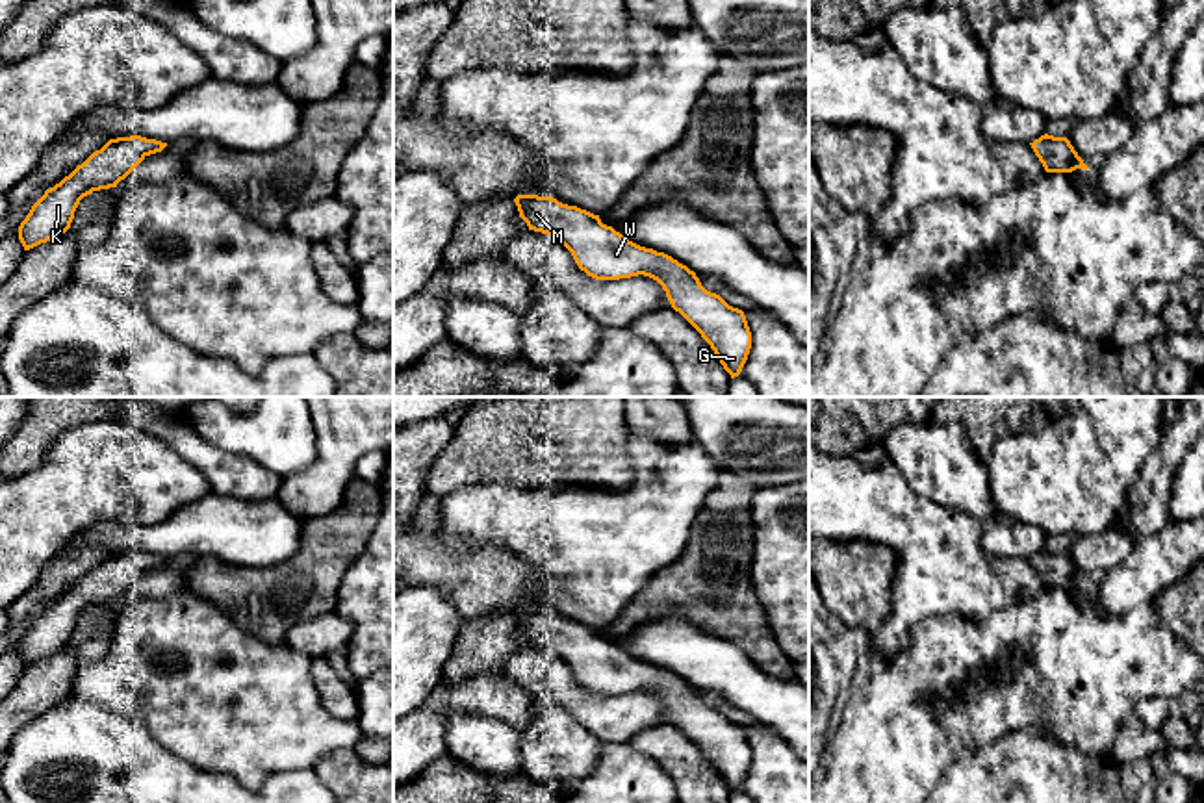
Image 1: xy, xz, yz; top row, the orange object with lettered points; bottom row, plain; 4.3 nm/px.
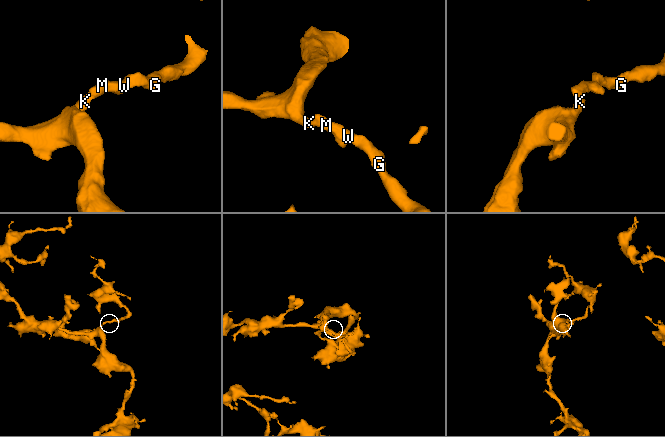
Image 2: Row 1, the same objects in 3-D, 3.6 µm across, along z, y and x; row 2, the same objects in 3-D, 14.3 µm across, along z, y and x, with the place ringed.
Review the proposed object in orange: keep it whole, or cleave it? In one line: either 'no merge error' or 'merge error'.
no merge error

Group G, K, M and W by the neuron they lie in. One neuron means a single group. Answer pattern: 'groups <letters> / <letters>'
groups G K M W

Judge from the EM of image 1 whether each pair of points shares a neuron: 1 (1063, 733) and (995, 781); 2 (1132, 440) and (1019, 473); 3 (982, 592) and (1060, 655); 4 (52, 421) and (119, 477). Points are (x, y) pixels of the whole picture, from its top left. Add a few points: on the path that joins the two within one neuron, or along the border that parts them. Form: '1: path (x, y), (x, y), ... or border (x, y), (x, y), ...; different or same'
1: border (1011, 729), (1036, 729), (1095, 757); different
2: path (1104, 460), (1088, 460), (1075, 473), (1047, 473); same
3: border (1043, 590), (982, 620), (961, 618); different
4: border (106, 420), (78, 423), (64, 431), (38, 466); different

